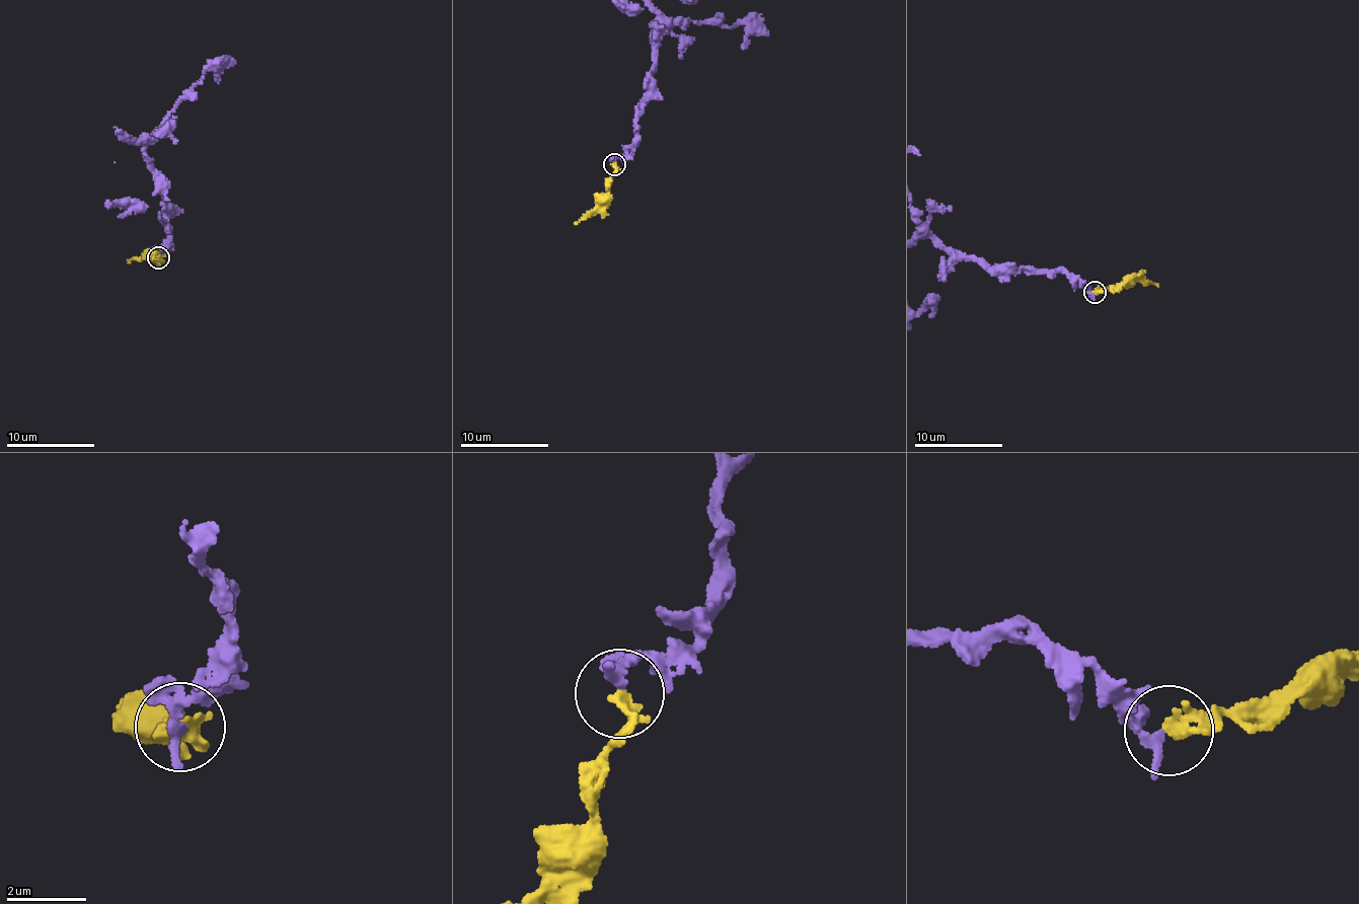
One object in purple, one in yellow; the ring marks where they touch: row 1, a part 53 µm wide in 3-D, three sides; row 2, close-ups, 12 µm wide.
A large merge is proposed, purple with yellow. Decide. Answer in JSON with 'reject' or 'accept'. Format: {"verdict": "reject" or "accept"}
{"verdict": "accept"}

